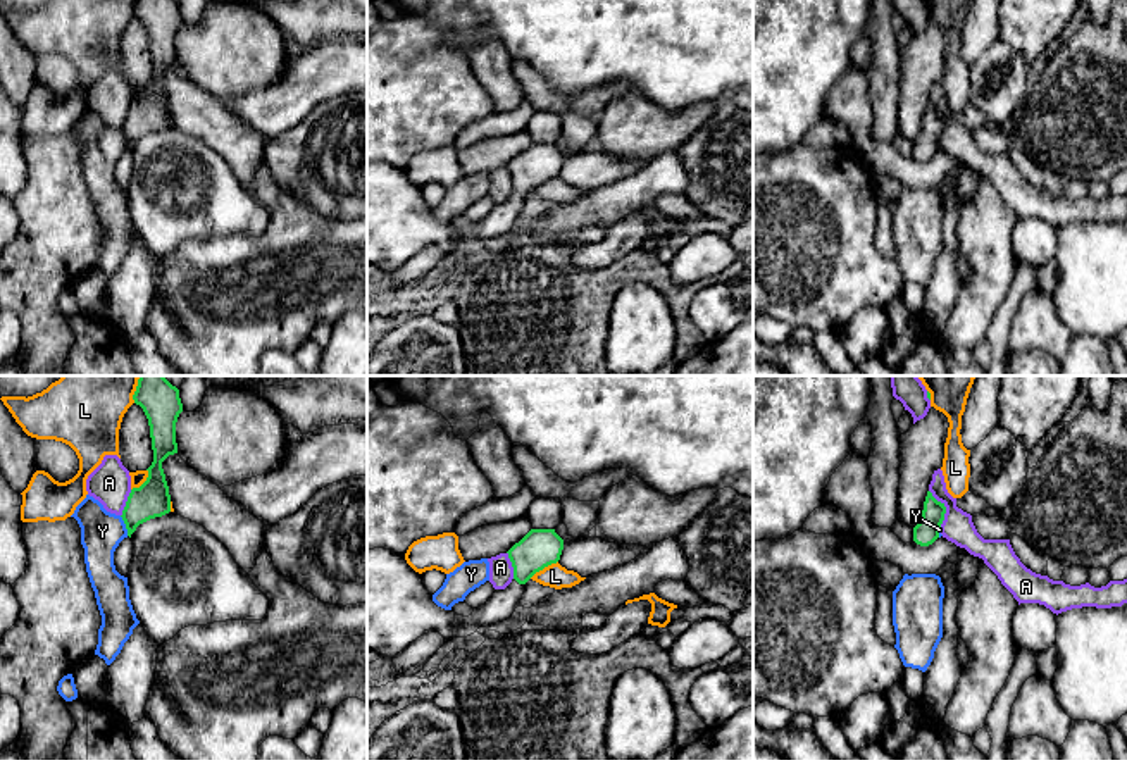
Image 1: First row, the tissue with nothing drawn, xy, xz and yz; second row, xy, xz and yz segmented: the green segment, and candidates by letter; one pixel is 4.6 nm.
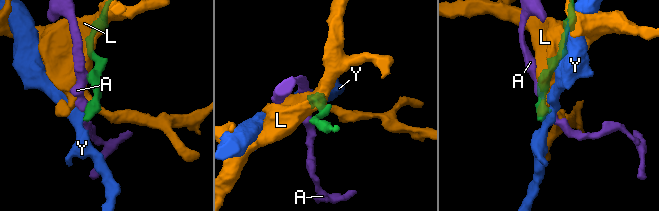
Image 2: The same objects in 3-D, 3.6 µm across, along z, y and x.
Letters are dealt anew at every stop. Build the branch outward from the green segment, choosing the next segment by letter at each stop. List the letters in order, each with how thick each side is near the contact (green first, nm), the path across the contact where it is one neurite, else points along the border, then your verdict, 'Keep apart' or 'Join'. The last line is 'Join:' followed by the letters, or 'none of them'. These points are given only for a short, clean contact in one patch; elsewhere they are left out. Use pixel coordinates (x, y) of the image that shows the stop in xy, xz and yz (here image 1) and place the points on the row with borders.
A: Thickness 110 nm (green) against 140 nm. Keep apart
L: Thickness 180 nm (green) against 110 nm. Keep apart
Y: Thickness 170 nm (green) against 190 nm. Boundary: xy (119, 516), (128, 535). Keep apart
Join: none of them

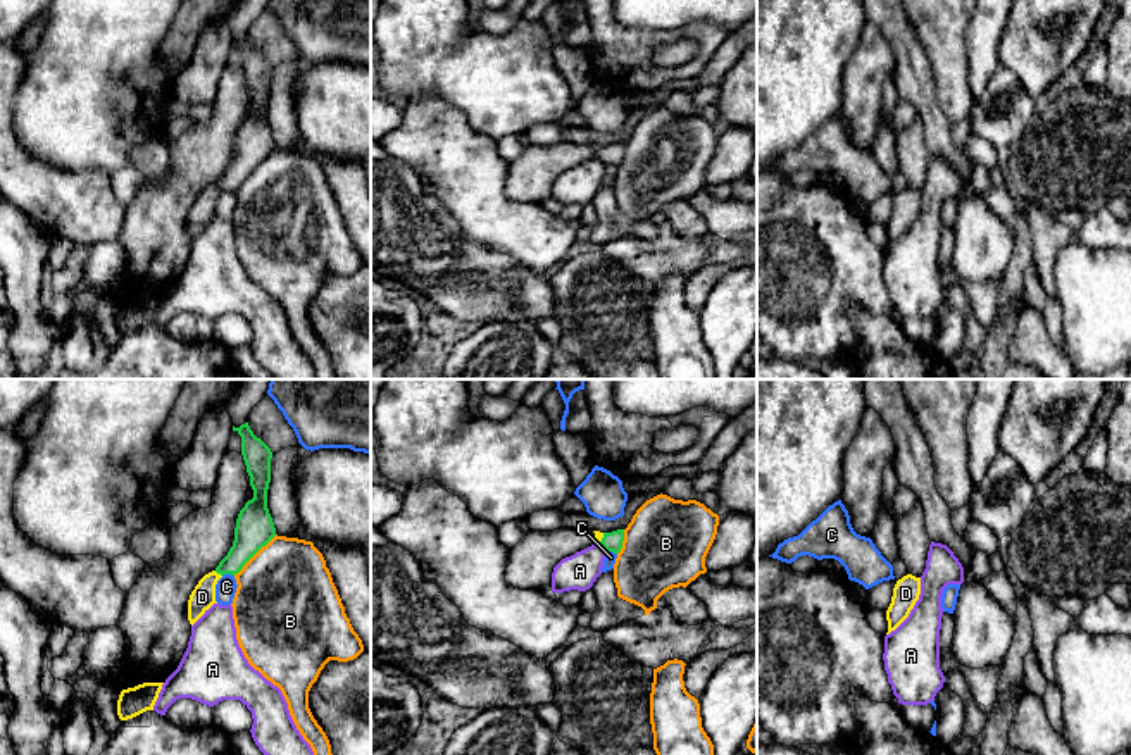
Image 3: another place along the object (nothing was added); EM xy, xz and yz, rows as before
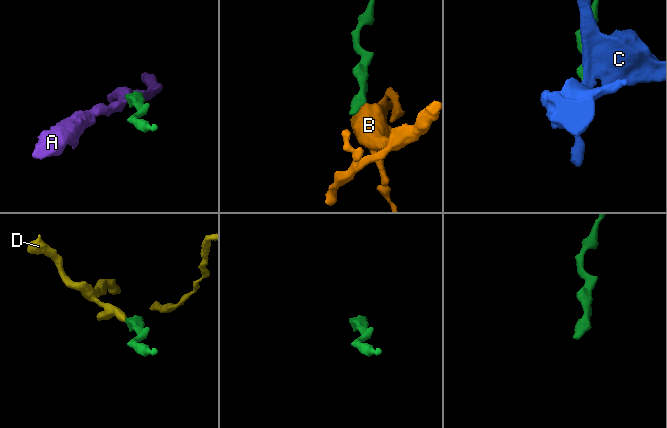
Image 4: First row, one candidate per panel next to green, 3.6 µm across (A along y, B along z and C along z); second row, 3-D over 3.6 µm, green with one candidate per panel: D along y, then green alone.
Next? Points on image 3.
A: Thickness 100 nm (green) against 170 nm. Boundary: xz (599, 543), (607, 550). Keep apart
B: Thickness 180 nm (green) against 460 nm. Boundary: xy (276, 535), (233, 574). Keep apart
C: Thickness 180 nm (green) against 100 nm. Keep apart
D: Thickness 170 nm (green) against 110 nm. Path across: xy (252, 531), (247, 543), (218, 573), (207, 583), (202, 597). Join
Join: D

